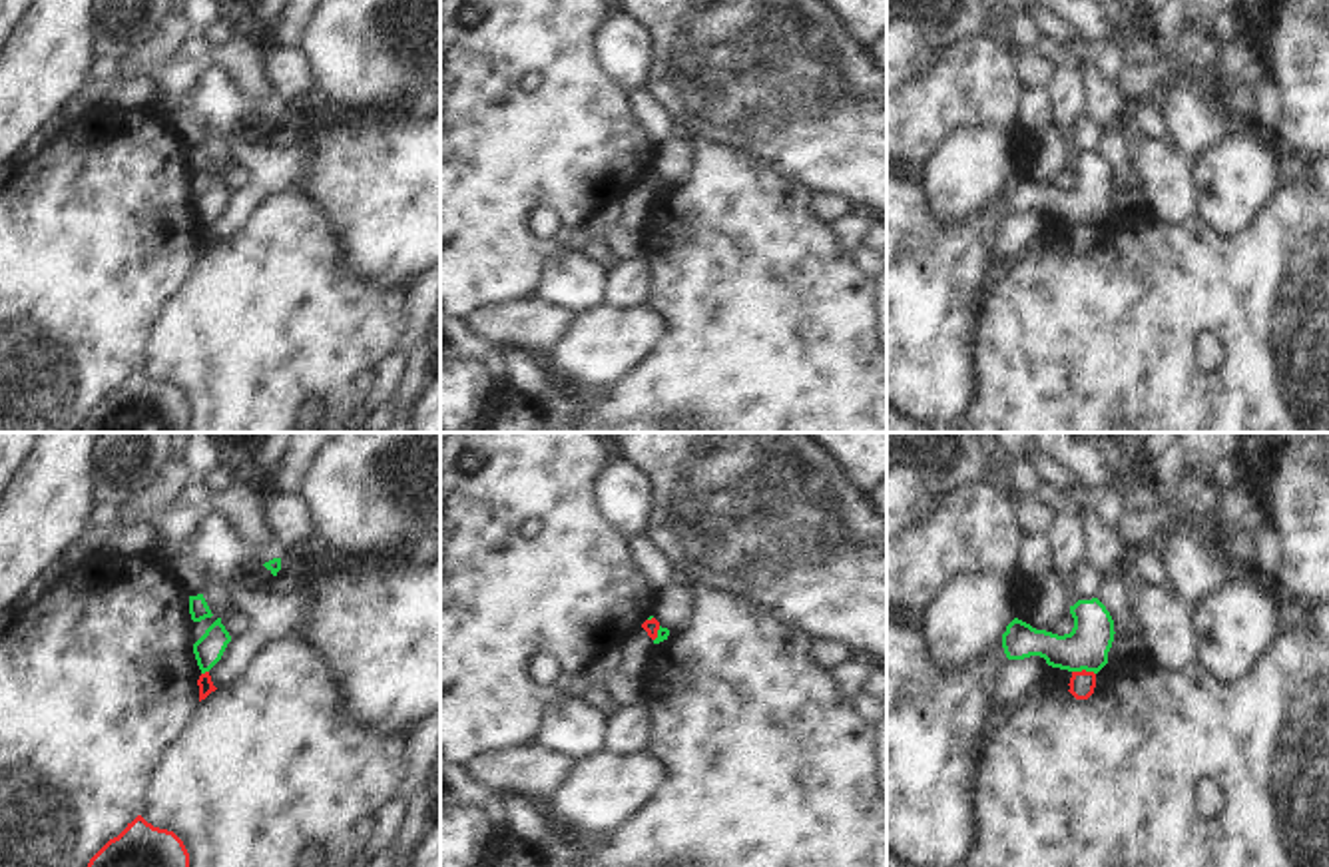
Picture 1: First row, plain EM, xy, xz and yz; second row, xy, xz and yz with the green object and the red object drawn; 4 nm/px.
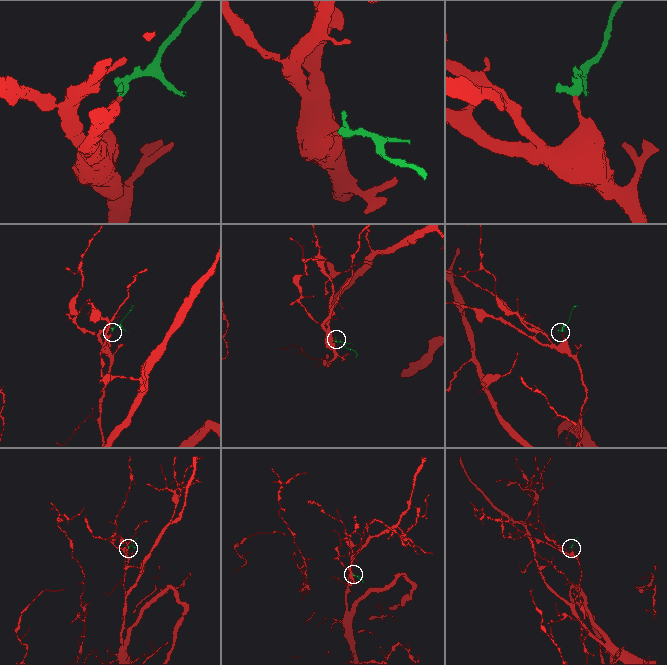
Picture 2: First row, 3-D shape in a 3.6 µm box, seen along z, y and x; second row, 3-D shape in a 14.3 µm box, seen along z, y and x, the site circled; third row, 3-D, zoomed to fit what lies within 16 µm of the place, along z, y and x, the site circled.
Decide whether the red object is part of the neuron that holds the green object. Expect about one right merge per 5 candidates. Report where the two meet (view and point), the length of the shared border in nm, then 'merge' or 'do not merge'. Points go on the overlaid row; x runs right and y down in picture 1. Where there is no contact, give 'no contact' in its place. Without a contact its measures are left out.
yz (1084, 668) | 100 nm | do not merge

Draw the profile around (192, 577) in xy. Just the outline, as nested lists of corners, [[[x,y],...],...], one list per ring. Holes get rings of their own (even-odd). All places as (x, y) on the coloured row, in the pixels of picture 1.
[[[177,558],[169,560],[169,568],[189,596],[203,594],[207,586],[207,574],[201,564],[191,558]]]

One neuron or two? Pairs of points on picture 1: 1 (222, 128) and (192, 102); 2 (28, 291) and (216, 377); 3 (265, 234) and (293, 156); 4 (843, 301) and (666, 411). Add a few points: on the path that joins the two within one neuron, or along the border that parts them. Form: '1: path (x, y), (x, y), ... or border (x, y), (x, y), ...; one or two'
1: path (214, 120), (200, 106); one
2: border (166, 303), (146, 339), (146, 357), (140, 367); two
3: border (293, 186), (269, 194), (248, 222); two
4: path (799, 335), (724, 411), (710, 411); one

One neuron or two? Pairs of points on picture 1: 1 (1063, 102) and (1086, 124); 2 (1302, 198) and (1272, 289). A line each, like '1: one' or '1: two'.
1: two
2: one

